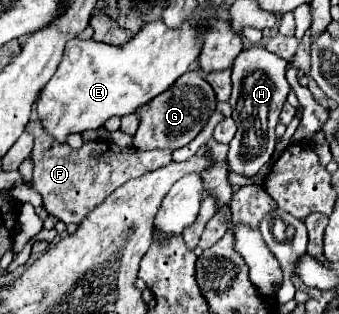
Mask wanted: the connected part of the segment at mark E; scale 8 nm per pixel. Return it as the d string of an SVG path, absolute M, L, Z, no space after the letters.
M162 20L146 24L124 46L80 38L70 40L56 74L42 88L36 104L42 128L62 144L74 132L82 134L84 130L102 128L112 116L122 118L134 114L196 66L198 48L198 28L186 24L178 30L170 30Z

